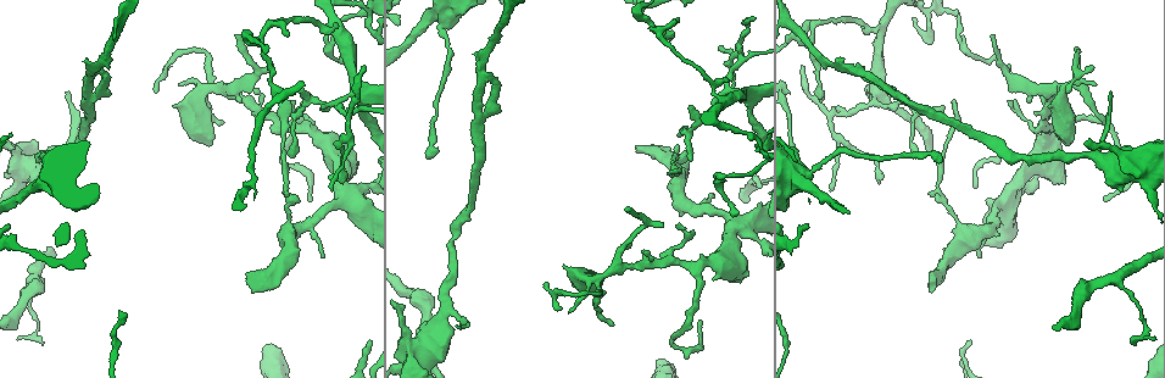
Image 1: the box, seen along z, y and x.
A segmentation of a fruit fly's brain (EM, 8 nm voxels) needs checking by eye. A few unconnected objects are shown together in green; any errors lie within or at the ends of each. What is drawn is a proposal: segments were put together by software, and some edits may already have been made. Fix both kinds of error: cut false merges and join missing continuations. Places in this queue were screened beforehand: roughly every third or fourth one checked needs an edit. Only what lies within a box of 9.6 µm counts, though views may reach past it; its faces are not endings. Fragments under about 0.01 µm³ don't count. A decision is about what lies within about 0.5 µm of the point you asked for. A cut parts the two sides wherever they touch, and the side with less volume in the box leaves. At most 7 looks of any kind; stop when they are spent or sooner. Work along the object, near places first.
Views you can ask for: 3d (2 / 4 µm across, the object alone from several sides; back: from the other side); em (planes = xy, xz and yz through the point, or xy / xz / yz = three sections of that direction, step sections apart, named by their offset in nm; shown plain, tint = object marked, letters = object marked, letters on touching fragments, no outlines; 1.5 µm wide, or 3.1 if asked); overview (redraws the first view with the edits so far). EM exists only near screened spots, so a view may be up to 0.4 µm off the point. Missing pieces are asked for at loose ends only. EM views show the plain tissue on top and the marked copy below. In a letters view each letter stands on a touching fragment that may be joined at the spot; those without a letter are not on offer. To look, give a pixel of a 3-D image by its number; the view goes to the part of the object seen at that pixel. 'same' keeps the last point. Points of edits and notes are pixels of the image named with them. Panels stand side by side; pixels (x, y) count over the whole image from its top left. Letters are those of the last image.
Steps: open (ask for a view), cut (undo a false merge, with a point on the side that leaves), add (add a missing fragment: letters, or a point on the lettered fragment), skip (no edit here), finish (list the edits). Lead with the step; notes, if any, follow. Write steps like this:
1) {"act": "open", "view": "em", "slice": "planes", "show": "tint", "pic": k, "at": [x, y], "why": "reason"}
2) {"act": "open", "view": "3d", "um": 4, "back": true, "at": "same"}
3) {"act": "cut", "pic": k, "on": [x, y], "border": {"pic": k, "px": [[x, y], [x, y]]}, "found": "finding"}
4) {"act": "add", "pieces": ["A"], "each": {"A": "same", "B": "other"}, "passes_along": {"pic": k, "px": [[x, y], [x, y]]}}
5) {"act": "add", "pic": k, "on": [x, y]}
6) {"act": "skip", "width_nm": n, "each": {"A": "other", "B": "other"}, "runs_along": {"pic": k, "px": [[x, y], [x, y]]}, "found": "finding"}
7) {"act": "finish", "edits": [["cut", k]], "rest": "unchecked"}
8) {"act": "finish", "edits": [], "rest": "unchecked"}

{"act": "open", "view": "3d", "um": 4, "pic": 1, "at": [733, 225], "why": "small branch off a trunk"}

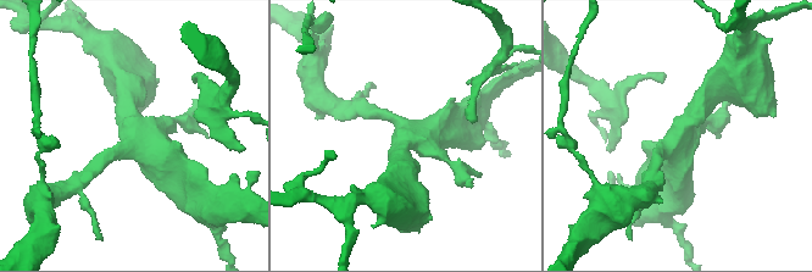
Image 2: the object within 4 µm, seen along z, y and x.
{"act": "open", "view": "em", "slice": "planes", "show": "letters", "pic": 2, "at": [681, 134], "arms": 4}

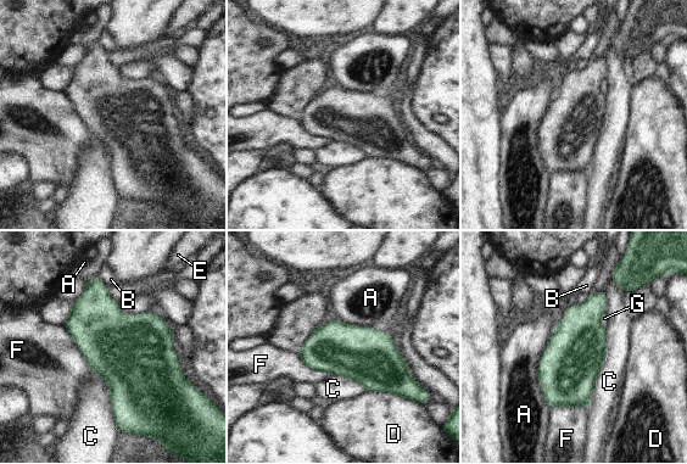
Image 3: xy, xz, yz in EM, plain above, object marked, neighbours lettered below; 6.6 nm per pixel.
{"act": "skip", "width_nm": 360, "each": {"A": "other", "B": "other", "C": "other", "D": "other", "E": "other", "F": "other", "G": "other"}, "border": {"pic": 3, "px": [[557, 324], [539, 369], [551, 408]]}, "found": "continuous, no second neuron"}

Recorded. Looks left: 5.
{"act": "open", "view": "3d", "um": 2, "pic": 1, "at": [223, 122], "why": "an open end"}

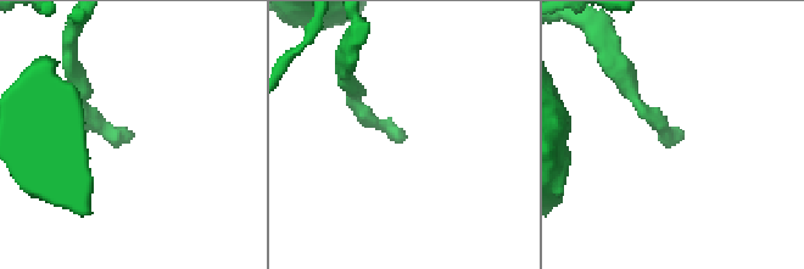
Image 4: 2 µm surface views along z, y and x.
{"act": "open", "view": "em", "slice": "planes", "show": "letters", "pic": 4, "at": [675, 140], "why": "shape alone is not enough"}

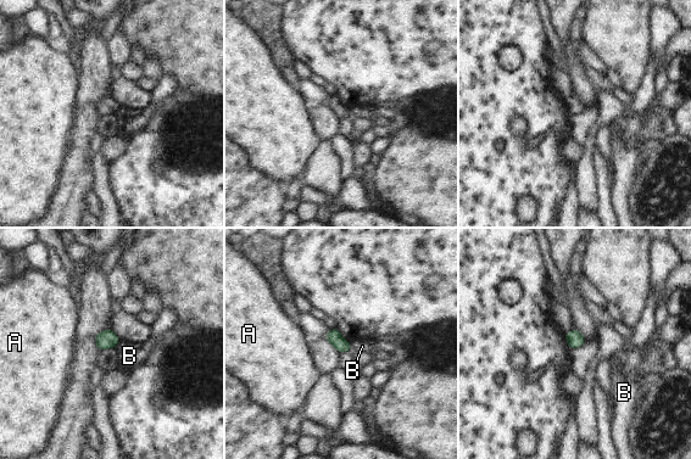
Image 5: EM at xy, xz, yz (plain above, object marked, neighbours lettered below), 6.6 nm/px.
{"act": "skip", "width_nm": 100, "each": {"A": "other", "B": "other"}, "found": "no lettered fragment goes on from it"}

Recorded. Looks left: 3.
{"act": "open", "view": "em", "slice": "xz", "step": 8, "show": "letters", "pic": 1, "at": [822, 100], "why": "thin end"}

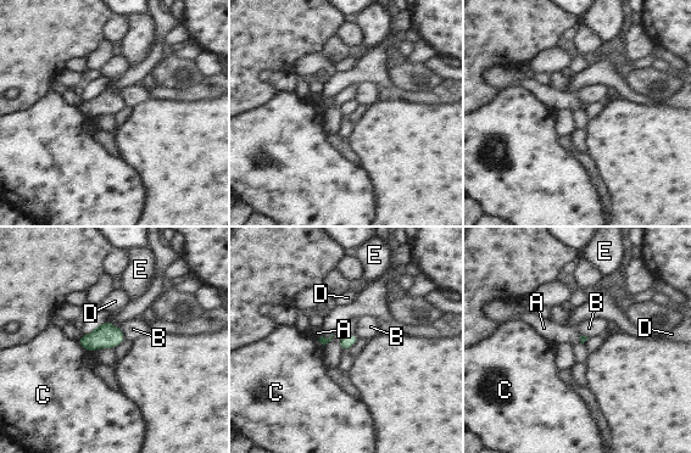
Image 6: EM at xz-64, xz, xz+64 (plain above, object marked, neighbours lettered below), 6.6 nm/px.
{"act": "open", "view": "em", "slice": "planes", "show": "letters", "at": "same"}

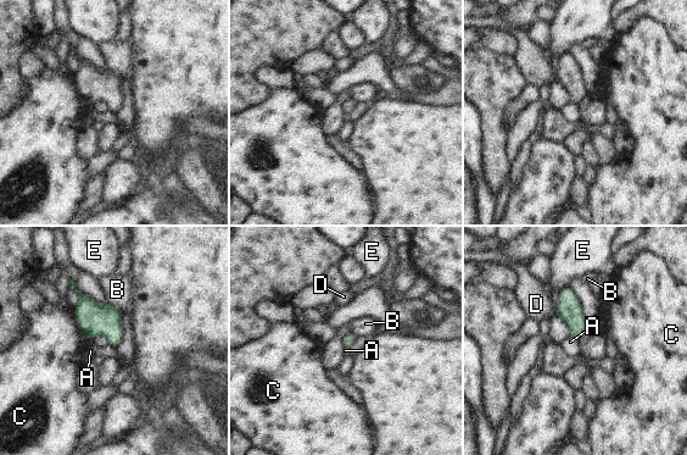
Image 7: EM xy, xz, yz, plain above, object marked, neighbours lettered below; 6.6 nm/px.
{"act": "skip", "each": {"A": "other", "B": "other", "C": "other", "D": "other", "E": "other"}, "border": {"pic": 7, "px": [[568, 336], [576, 338]]}, "found": "no lettered fragment goes on from it"}

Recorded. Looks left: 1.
{"act": "finish", "edits": [], "rest": "unchecked"}

